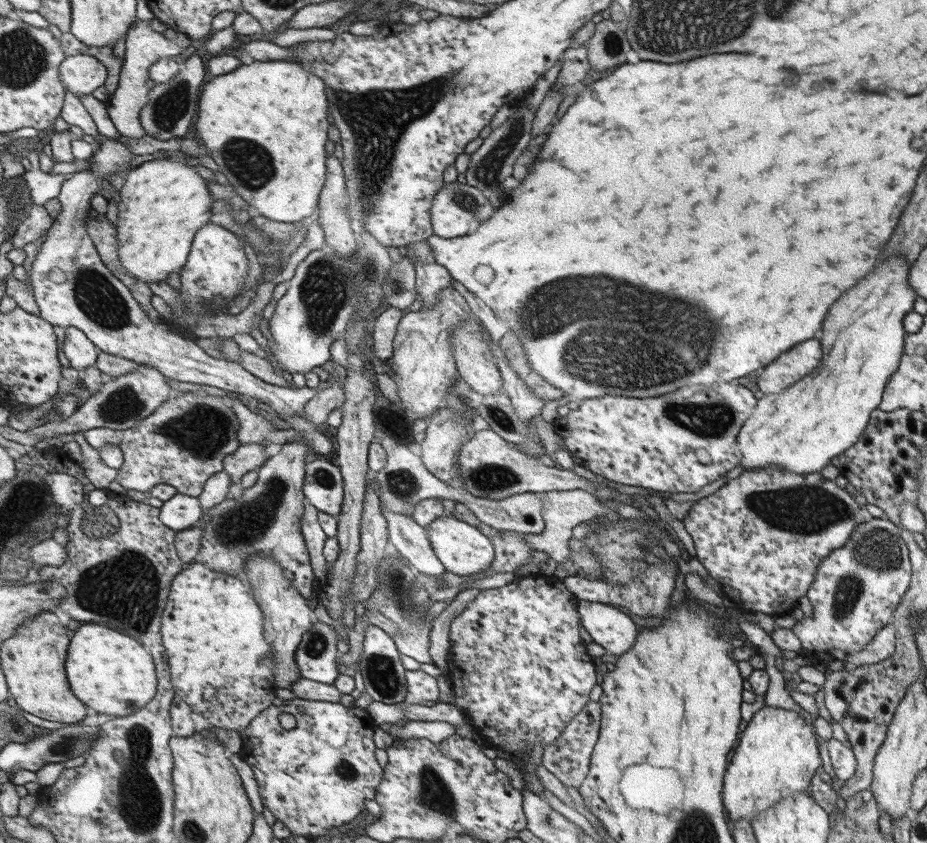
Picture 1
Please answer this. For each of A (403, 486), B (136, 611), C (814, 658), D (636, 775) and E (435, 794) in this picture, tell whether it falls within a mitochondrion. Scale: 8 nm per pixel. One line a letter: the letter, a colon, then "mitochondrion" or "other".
A: mitochondrion
B: mitochondrion
C: other
D: other
E: mitochondrion

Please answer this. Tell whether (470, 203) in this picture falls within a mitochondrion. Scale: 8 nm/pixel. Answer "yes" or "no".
yes

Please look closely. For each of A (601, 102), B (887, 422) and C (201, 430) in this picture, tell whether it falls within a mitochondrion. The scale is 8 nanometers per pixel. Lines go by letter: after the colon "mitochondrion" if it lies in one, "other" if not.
A: other
B: other
C: mitochondrion

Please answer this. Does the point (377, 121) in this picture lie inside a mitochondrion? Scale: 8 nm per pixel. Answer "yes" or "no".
yes

